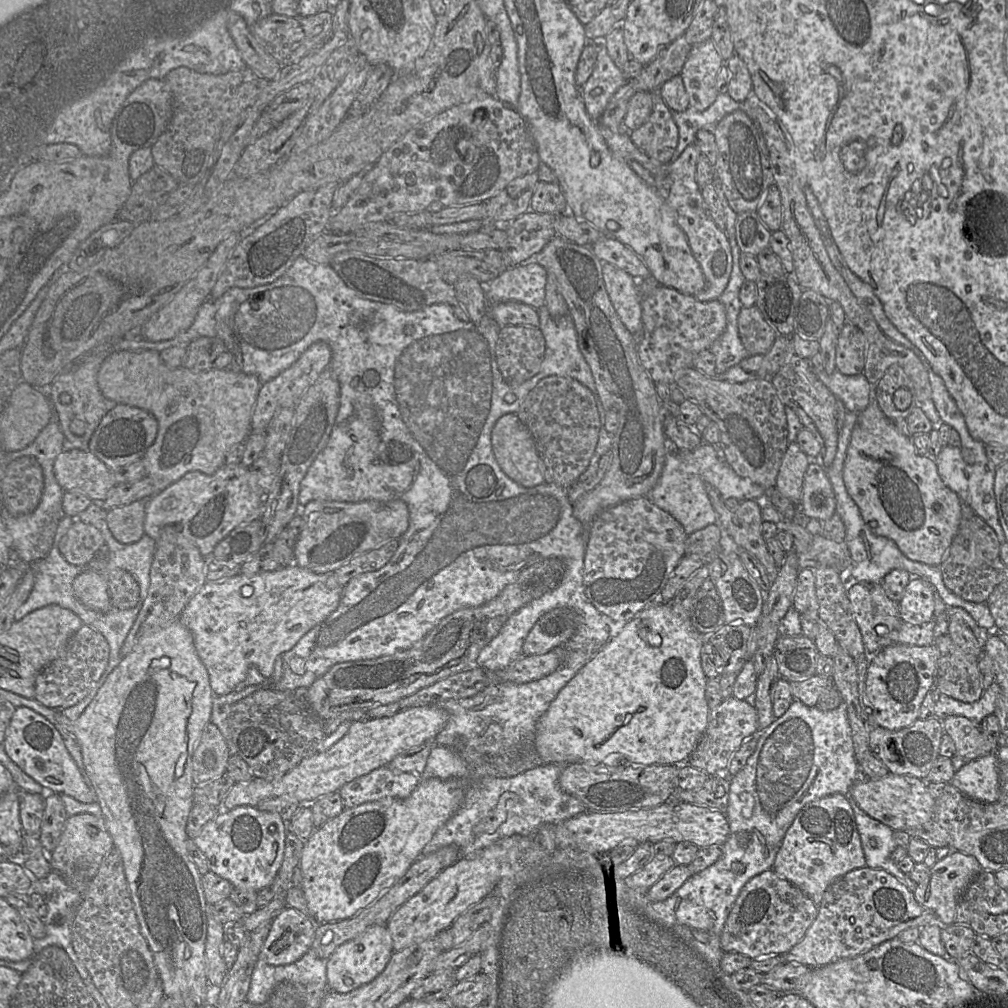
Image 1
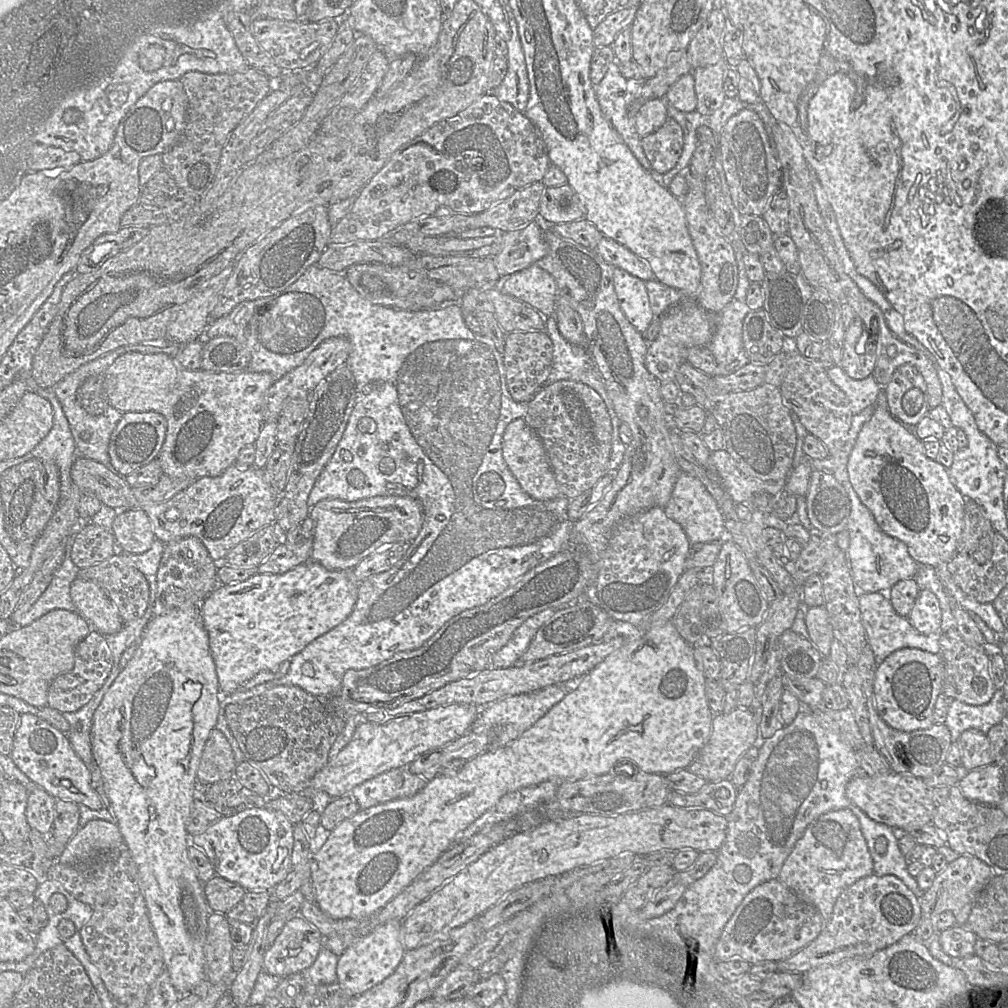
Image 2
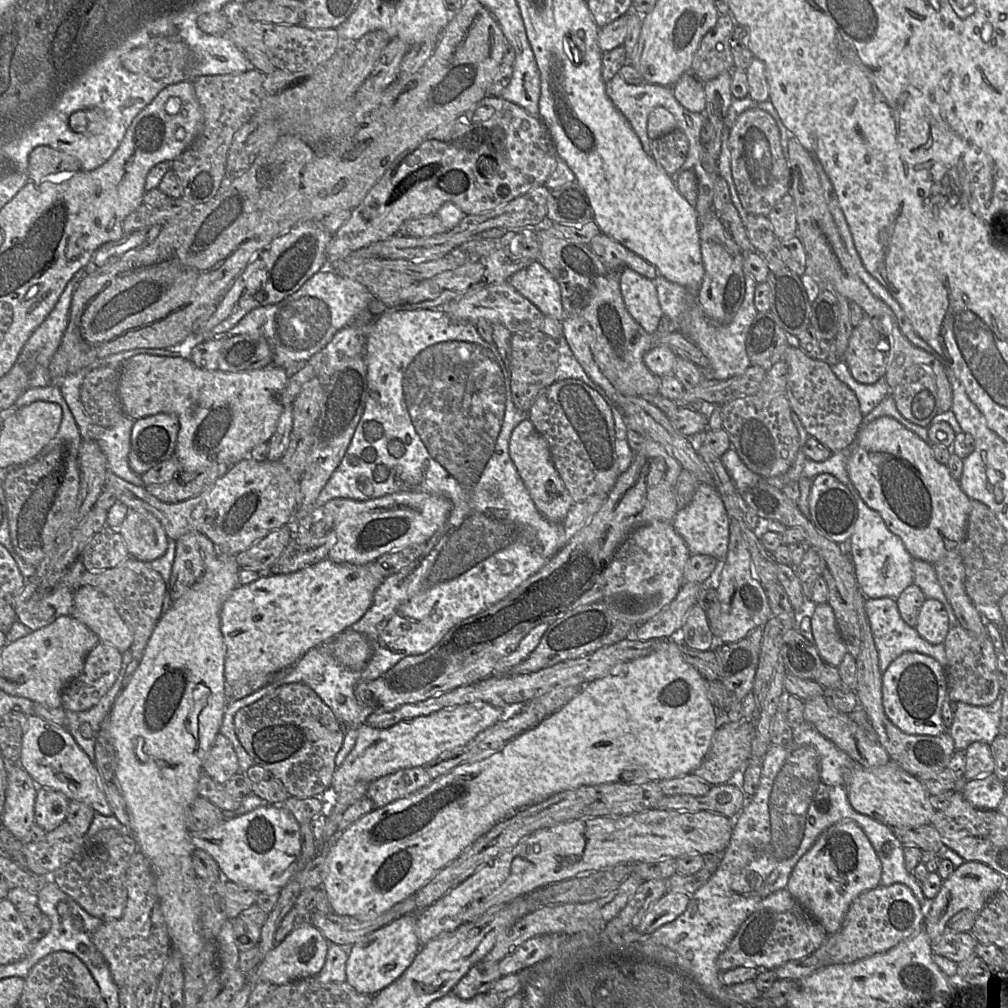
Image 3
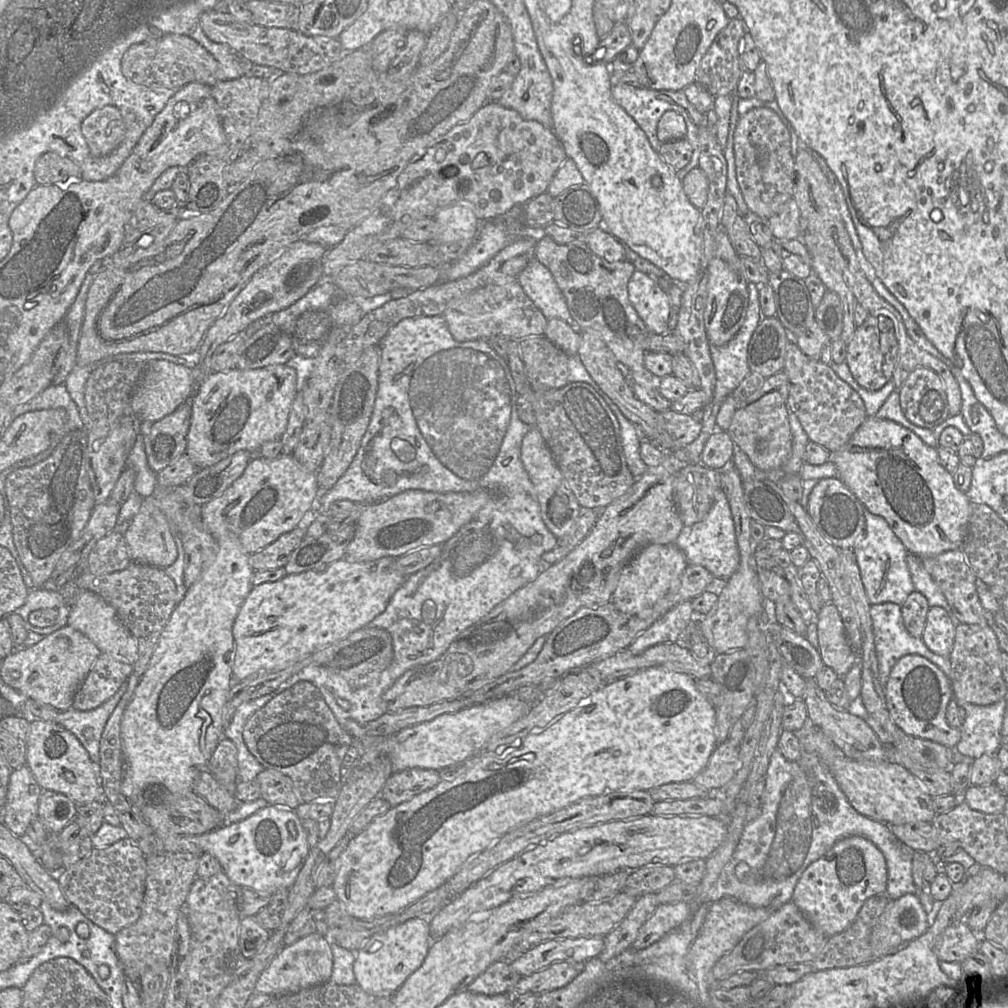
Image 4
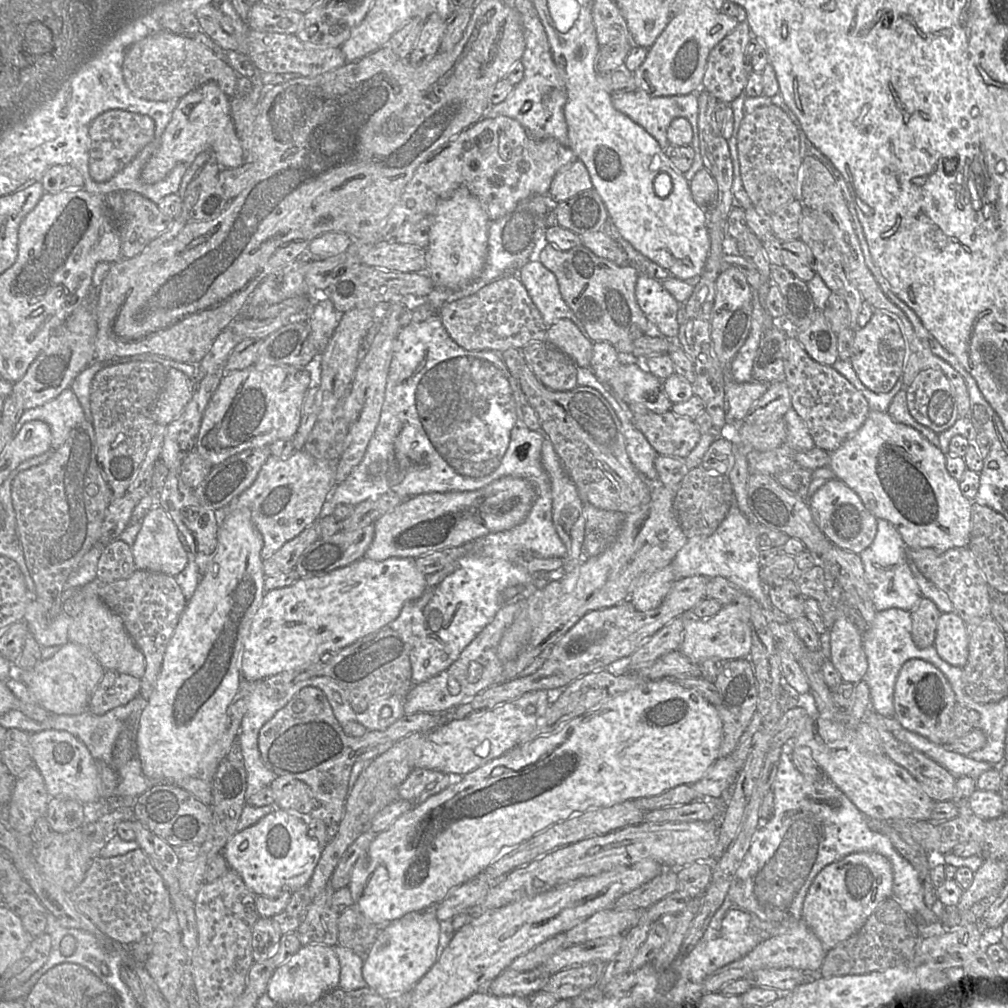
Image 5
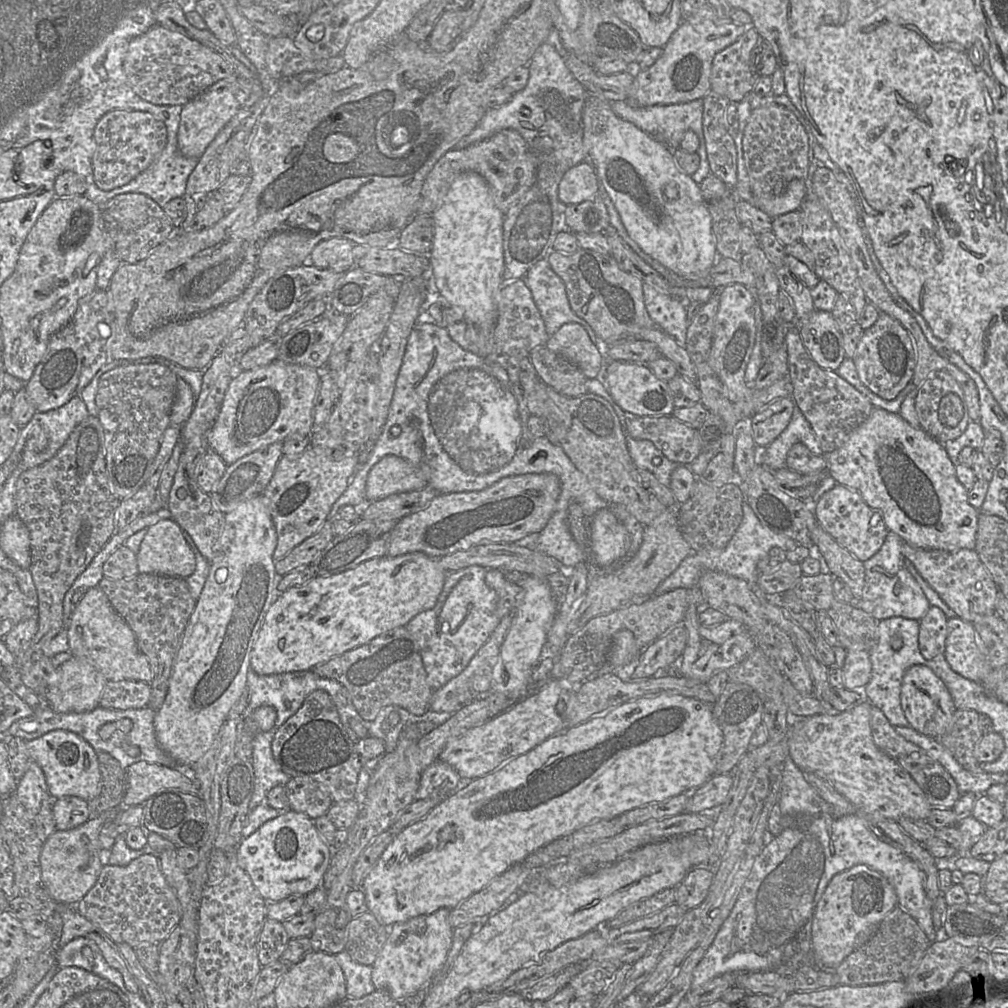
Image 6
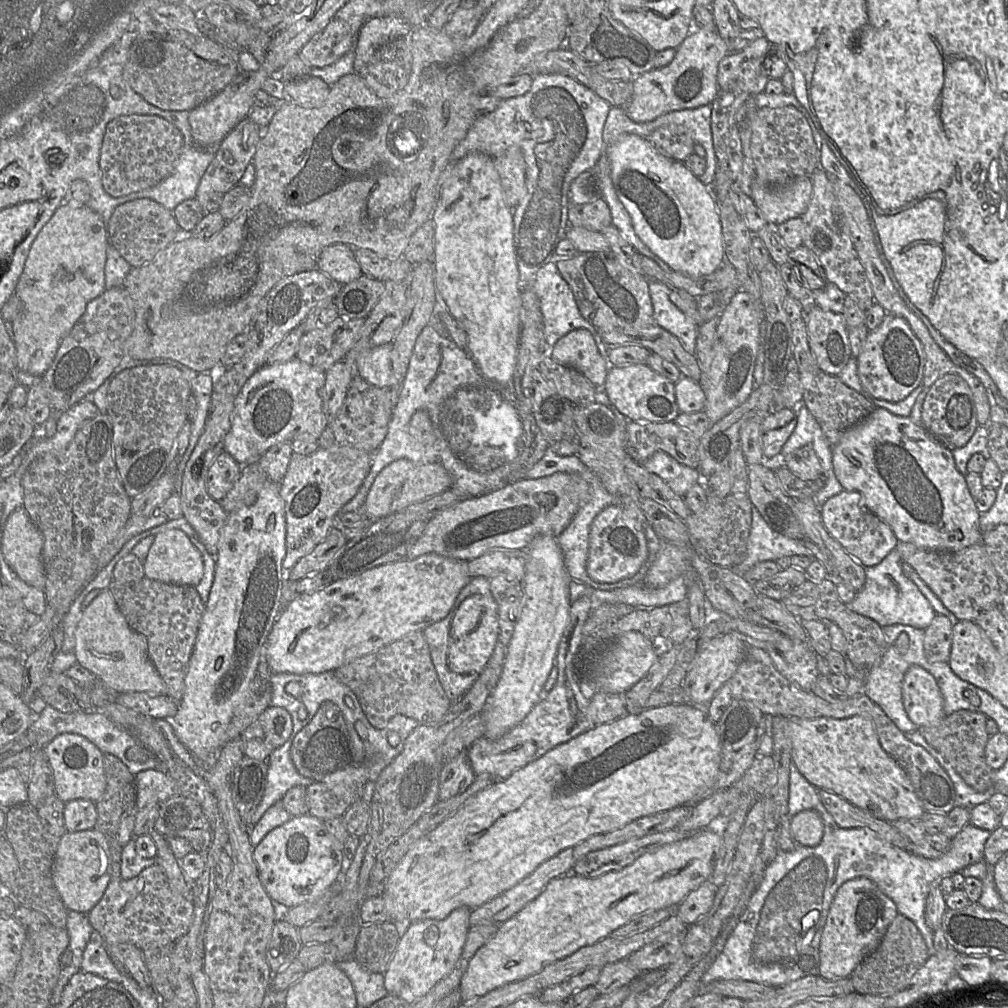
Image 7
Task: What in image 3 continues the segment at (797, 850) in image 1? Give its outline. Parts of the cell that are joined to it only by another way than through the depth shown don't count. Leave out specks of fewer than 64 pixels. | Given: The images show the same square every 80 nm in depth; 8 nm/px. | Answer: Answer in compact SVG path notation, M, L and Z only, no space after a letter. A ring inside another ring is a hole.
M842 820L822 832L813 846L799 859L786 889L822 925L827 934L834 934L841 928L852 902L862 893L878 887L881 875L881 861L861 827L852 820Z

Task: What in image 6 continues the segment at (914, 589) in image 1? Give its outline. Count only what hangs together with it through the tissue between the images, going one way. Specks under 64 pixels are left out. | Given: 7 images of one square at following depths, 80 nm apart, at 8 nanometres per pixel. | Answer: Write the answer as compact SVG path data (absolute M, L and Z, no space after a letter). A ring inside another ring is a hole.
M954 616L947 621L947 638L943 654L952 670L971 681L980 683L984 678L985 647L978 639L973 623Z

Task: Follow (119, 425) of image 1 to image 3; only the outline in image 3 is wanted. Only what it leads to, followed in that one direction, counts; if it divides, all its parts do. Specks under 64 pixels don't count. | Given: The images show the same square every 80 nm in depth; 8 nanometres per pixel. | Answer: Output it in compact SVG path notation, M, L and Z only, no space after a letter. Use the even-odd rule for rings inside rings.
M159 413L134 420L128 453L131 469L142 475L156 464L175 458L179 428L174 414Z

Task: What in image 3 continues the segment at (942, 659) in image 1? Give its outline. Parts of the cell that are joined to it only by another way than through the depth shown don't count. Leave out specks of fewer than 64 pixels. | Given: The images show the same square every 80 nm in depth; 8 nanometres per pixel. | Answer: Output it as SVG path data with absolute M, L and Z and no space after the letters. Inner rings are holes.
M959 624L950 628L943 643L946 653L947 697L953 702L962 702L973 706L991 705L1001 694L996 673L997 651L986 636L974 636Z

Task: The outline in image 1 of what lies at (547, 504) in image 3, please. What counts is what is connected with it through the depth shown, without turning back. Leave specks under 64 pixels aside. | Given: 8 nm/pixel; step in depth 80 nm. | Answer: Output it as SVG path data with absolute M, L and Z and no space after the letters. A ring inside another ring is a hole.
M516 413L505 414L497 420L492 430L491 444L498 465L510 479L524 487L545 483L544 465L534 438Z

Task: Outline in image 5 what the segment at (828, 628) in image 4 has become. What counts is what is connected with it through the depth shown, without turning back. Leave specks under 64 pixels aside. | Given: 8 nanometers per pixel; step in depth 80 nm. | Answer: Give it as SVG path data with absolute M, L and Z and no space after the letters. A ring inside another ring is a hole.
M837 614L828 635L828 660L837 669L842 681L851 684L862 681L868 670L868 662L863 648L862 633L856 624L846 614Z

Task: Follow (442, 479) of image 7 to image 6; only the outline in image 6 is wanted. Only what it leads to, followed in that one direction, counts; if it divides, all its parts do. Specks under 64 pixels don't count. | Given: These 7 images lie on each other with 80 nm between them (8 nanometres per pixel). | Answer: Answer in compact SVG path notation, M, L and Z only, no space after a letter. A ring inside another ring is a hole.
M388 455L370 470L366 481L366 503L392 494L422 490L427 486L424 471L407 460Z

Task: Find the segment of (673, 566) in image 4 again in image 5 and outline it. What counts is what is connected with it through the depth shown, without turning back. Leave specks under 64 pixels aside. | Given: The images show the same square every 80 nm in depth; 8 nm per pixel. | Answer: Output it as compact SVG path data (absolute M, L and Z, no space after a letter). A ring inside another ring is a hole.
M671 564L649 575L628 599L639 611L647 611L659 606L675 581Z

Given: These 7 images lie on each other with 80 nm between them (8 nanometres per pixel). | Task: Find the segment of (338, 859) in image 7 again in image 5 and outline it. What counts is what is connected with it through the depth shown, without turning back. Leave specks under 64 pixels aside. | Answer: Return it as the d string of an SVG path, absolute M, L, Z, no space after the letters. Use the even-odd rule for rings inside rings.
M276 809L256 824L237 831L222 850L228 867L241 876L255 895L274 898L282 891L293 891L309 882L323 847L309 836L302 816L308 815Z

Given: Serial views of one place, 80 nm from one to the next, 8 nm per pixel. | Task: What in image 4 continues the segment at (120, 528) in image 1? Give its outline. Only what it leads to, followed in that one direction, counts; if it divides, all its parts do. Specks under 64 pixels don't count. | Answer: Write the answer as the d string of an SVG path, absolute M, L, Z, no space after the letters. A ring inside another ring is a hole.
M153 496L144 498L139 512L129 522L123 534L131 561L164 569L178 558L178 550L172 532L172 525L164 512L156 506Z

